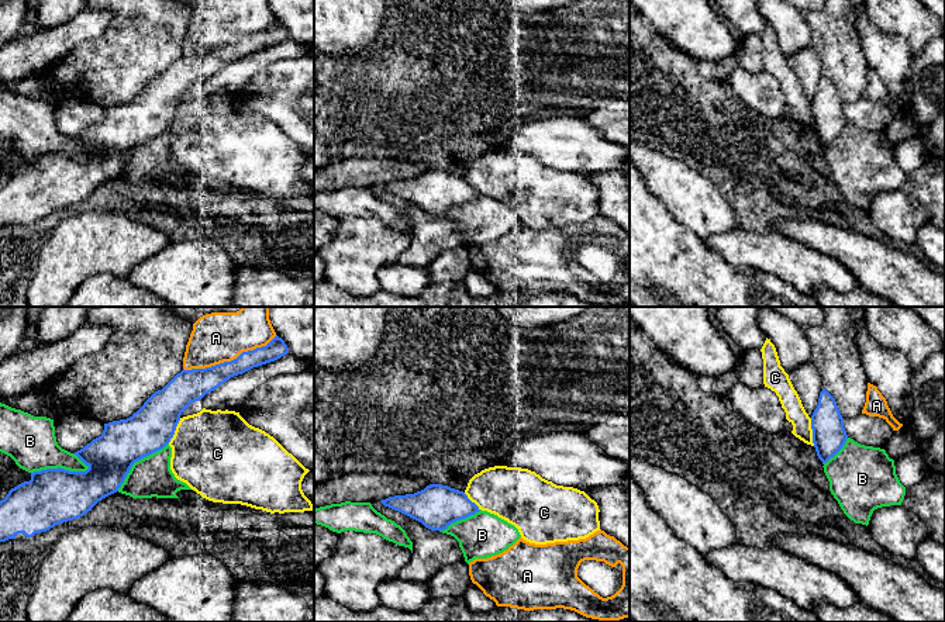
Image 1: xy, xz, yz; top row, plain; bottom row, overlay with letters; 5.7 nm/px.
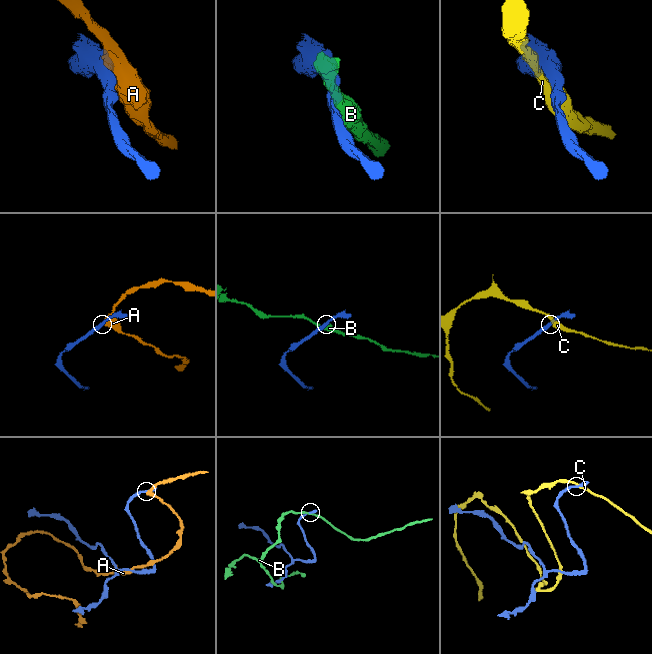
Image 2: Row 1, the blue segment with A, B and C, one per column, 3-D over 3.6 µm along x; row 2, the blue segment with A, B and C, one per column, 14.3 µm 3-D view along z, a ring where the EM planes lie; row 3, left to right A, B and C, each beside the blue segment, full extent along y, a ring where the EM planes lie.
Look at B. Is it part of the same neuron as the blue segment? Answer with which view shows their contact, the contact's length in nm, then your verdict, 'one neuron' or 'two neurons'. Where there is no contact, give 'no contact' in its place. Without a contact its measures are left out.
contact in xy; length 340 nm; two neurons

